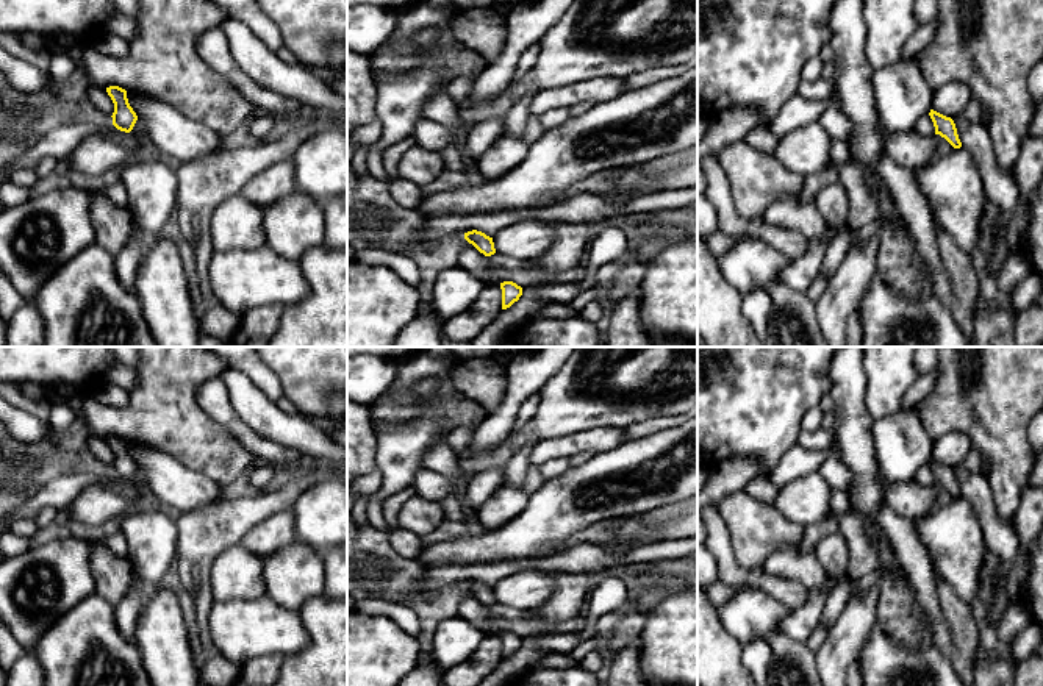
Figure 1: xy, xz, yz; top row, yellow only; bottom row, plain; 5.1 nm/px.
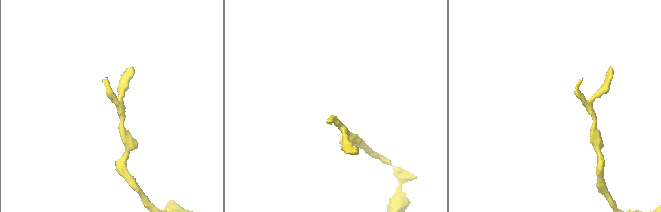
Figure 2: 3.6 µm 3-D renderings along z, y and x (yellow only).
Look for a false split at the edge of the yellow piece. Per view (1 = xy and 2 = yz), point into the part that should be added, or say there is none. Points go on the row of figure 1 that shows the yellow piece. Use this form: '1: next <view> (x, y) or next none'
1: next none
2: next none

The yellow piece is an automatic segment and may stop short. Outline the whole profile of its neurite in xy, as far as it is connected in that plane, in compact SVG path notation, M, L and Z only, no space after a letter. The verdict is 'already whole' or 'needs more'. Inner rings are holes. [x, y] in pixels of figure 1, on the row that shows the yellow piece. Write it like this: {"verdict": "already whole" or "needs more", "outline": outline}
{"verdict": "already whole", "outline": "M119 86L106 88L108 95L114 103L113 125L125 133L130 133L138 120L136 113L128 103L127 91Z"}

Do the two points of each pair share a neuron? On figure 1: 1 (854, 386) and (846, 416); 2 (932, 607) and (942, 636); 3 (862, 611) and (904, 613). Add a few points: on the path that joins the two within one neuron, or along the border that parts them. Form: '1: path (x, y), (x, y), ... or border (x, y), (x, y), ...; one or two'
1: path (849, 394), (849, 408); one
2: path (932, 614), (940, 628); one
3: border (878, 586), (874, 624); two

